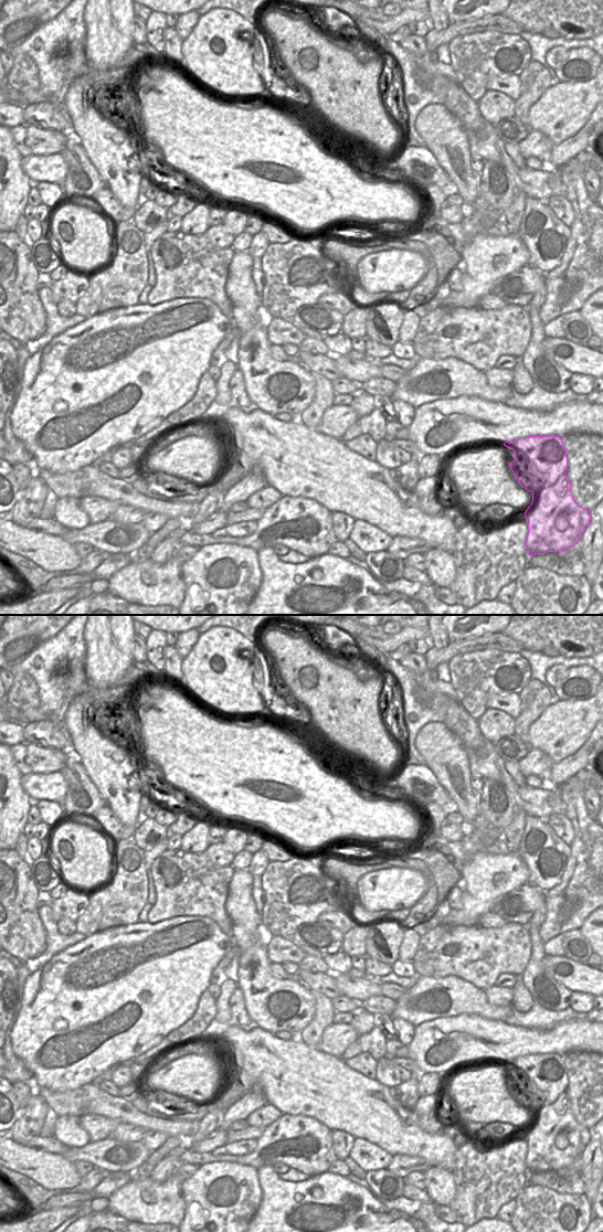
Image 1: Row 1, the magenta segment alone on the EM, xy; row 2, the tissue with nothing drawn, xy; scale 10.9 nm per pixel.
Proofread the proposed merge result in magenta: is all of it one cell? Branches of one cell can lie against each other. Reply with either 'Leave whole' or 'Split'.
Split

